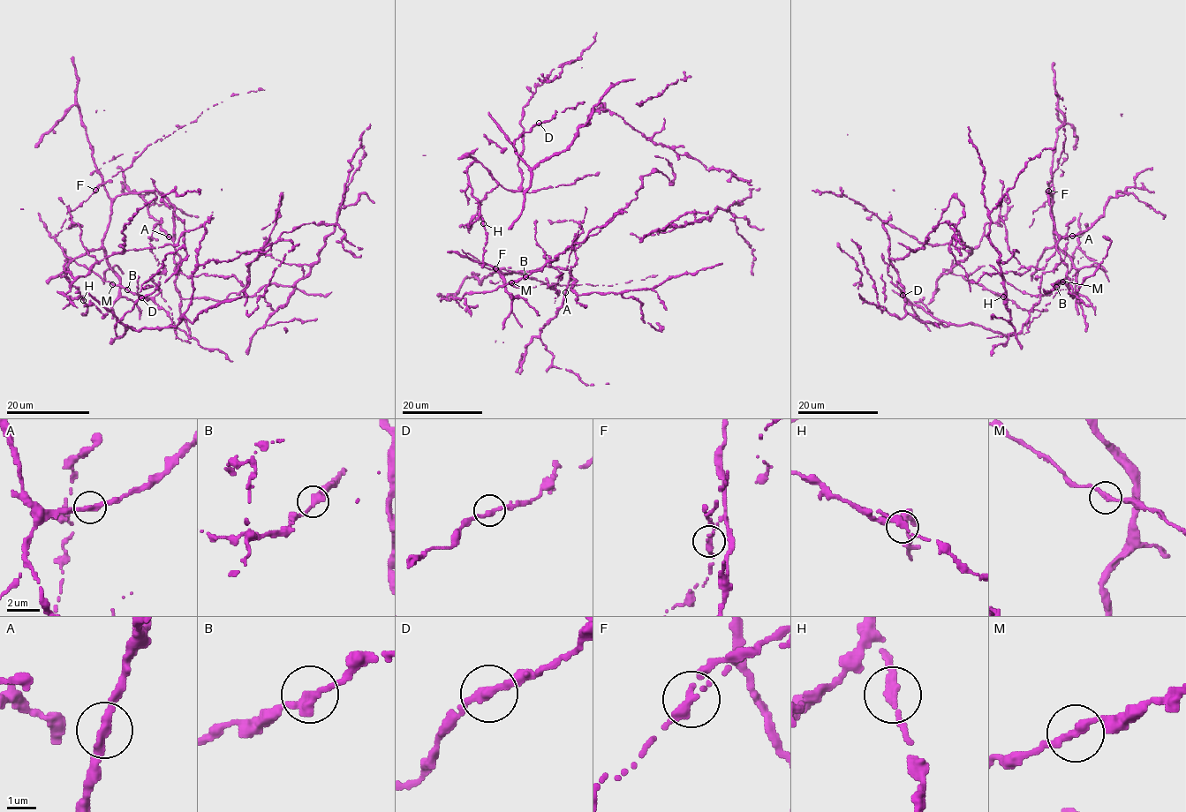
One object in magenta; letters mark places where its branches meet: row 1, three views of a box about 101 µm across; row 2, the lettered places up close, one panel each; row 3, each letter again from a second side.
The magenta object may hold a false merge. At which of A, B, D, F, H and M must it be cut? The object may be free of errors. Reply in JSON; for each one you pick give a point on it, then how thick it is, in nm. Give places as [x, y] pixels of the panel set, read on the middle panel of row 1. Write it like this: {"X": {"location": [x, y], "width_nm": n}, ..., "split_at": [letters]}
{"F": {"location": [495, 268], "width_nm": 300}, "split_at": ["F"]}

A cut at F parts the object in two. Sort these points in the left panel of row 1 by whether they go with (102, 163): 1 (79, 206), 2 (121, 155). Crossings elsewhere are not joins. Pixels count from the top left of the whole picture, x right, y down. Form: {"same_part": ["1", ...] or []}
{"same_part": ["1", "2"]}

